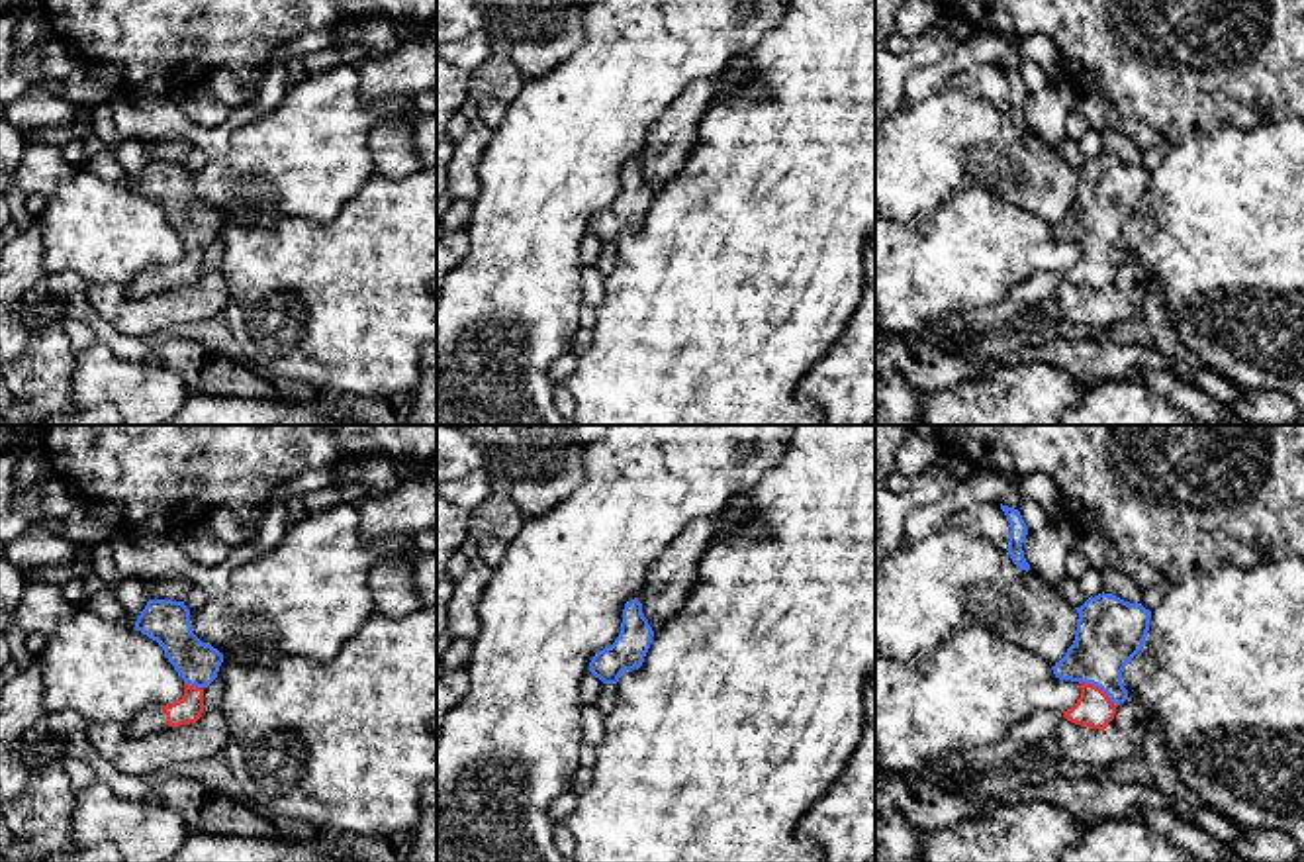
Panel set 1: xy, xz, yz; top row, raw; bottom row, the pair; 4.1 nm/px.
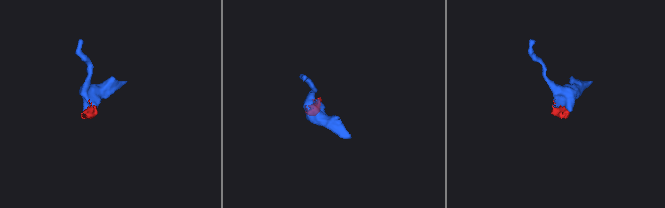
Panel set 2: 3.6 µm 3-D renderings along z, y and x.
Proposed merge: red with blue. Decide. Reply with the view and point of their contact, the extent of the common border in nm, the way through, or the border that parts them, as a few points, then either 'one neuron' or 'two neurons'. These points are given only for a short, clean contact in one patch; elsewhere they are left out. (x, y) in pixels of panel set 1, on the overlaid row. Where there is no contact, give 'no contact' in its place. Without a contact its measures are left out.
meets red in yz at (1099, 688); contact 190 nm long; runs through yz (1095, 710), (1099, 688), (1099, 653), (1111, 631); one neuron

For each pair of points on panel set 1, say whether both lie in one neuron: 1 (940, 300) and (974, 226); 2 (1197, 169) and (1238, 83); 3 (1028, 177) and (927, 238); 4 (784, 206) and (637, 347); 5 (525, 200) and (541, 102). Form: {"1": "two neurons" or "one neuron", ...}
{"1": "one neuron", "2": "two neurons", "3": "two neurons", "4": "one neuron", "5": "one neuron"}

